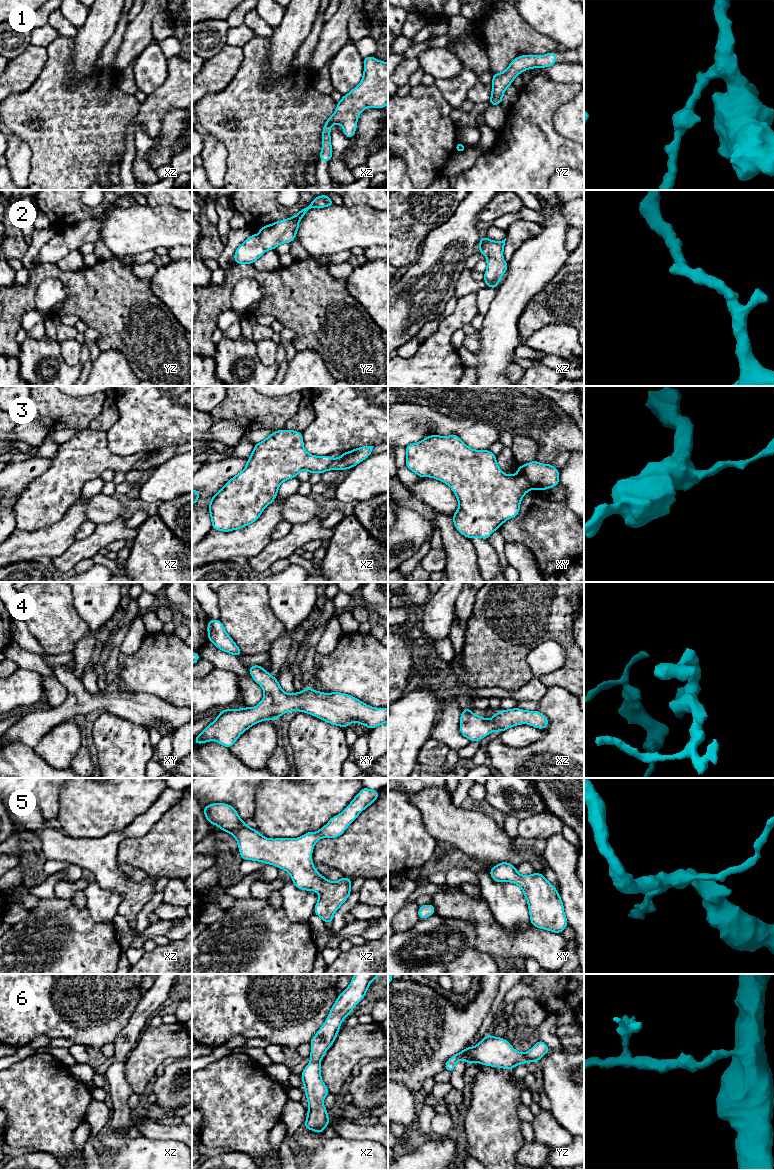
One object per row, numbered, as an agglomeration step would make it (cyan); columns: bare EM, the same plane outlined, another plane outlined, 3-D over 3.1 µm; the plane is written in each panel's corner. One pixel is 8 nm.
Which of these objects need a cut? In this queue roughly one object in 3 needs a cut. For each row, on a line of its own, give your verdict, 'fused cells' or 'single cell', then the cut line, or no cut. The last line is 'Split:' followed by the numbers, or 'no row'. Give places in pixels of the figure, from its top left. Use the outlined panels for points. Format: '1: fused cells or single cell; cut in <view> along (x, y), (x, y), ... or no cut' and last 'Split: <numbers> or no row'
1: single cell; no cut
2: single cell; no cut
3: fused cells; cut in xy along (518, 472), (527, 478), (532, 487)
4: single cell; no cut
5: single cell; no cut
6: single cell; no cut
Split: 3

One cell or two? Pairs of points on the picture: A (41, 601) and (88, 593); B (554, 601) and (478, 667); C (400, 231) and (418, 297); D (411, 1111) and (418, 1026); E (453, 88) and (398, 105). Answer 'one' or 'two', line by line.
A: two
B: one
C: two
D: two
E: two

